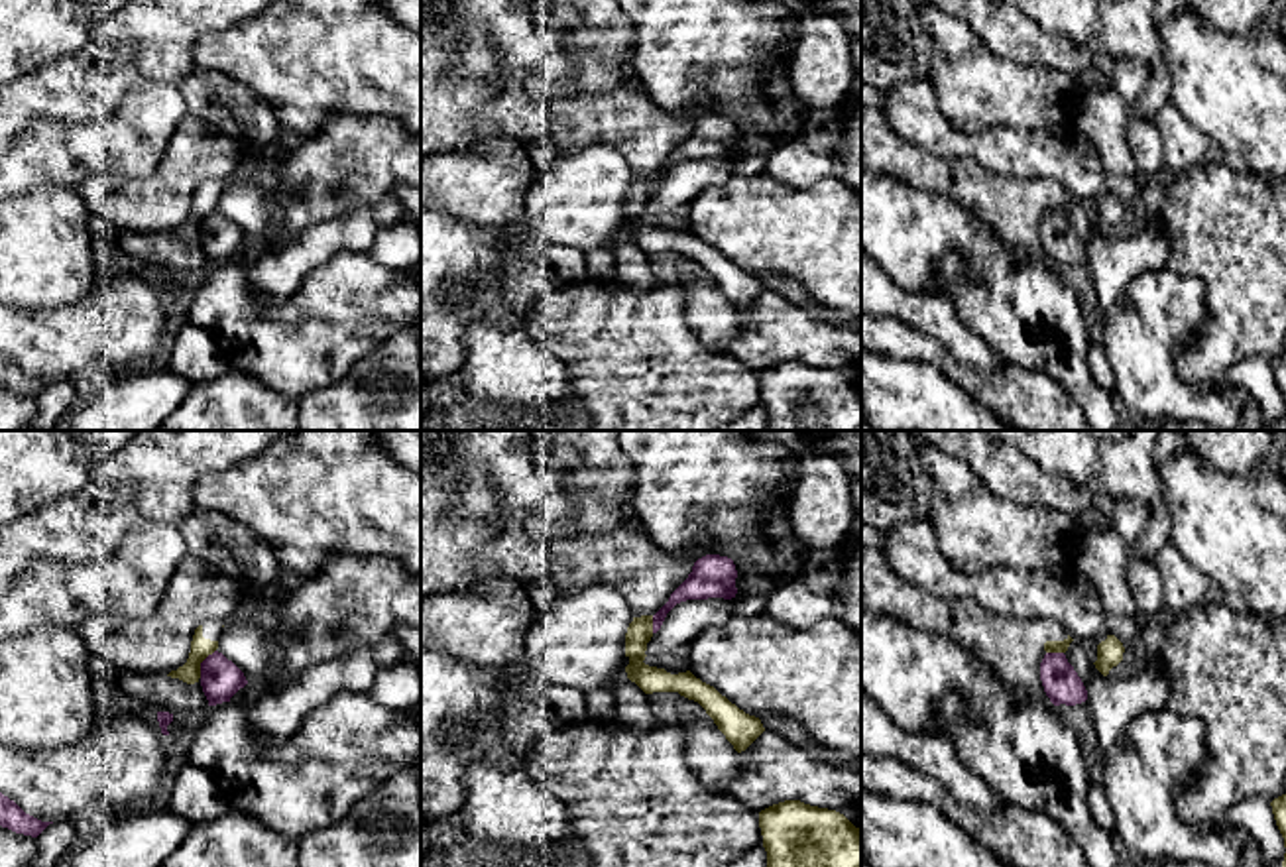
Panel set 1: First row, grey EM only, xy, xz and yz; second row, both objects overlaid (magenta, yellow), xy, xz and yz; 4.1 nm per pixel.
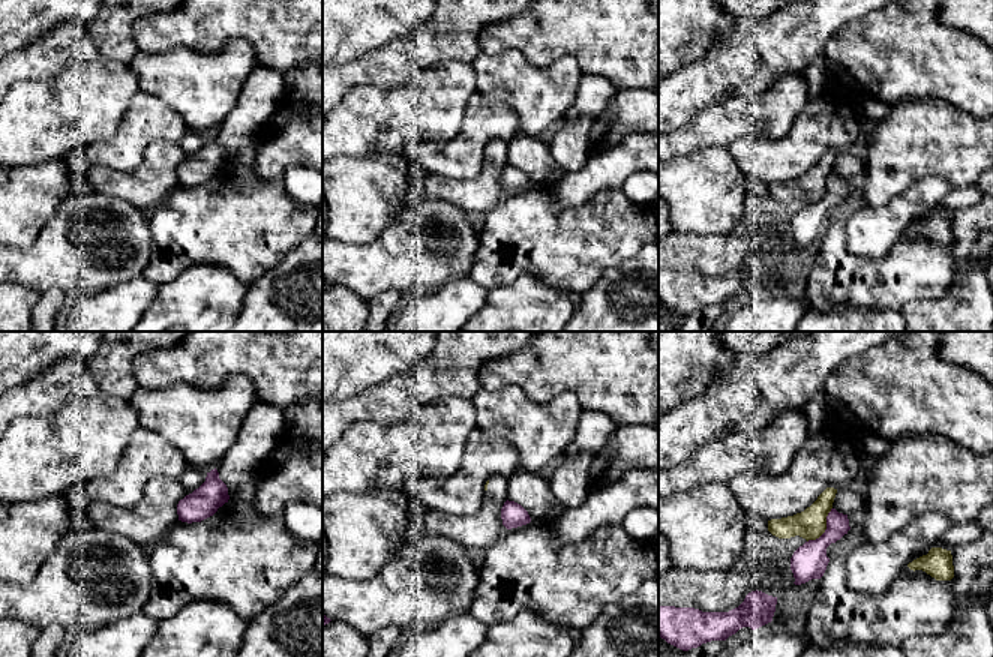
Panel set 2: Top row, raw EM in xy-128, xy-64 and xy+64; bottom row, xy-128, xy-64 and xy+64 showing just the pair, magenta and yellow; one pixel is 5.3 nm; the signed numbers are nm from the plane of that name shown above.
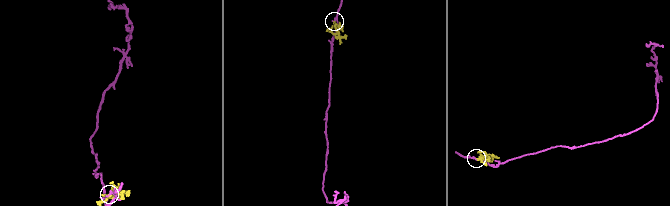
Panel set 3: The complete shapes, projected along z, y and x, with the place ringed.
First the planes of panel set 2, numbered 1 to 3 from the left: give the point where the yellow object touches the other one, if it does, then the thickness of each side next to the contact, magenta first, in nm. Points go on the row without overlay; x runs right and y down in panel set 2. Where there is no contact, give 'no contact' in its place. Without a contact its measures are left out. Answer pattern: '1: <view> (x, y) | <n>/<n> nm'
1: no contact
2: no contact
3: xy+64 (827, 192) | 190/160 nm

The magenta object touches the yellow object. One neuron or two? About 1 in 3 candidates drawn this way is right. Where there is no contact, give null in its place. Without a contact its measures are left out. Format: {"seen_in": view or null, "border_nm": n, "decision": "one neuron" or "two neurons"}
{"seen_in": "xy", "border_nm": 140, "decision": "two neurons"}

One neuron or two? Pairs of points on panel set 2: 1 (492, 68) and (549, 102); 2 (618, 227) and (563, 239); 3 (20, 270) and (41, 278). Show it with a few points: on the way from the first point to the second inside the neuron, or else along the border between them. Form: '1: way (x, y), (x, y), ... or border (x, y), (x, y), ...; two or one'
1: way (506, 77), (536, 93); one
2: way (605, 231), (576, 239); one
3: way (24, 270), (36, 273); one

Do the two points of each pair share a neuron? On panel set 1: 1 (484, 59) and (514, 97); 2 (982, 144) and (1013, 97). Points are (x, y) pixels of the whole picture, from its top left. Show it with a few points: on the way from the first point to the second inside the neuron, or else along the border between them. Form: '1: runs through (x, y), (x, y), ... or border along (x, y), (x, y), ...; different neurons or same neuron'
1: border along (486, 40), (496, 56), (502, 79), (496, 91); different neurons
2: border along (946, 116), (966, 132), (997, 126), (1039, 128); different neurons

